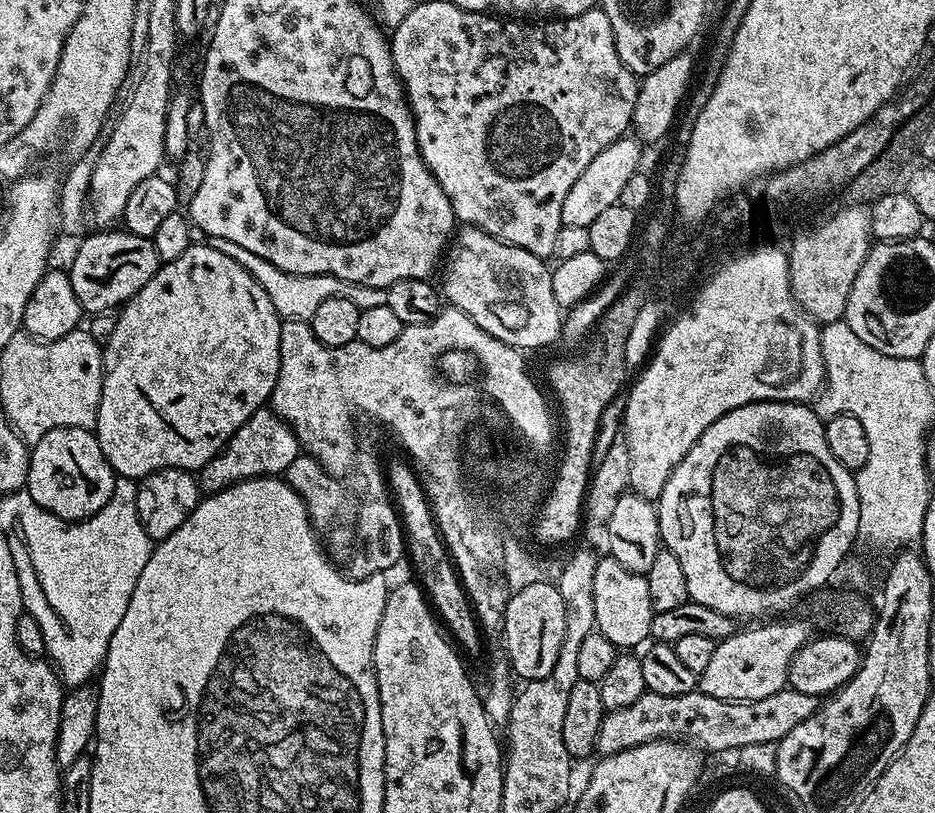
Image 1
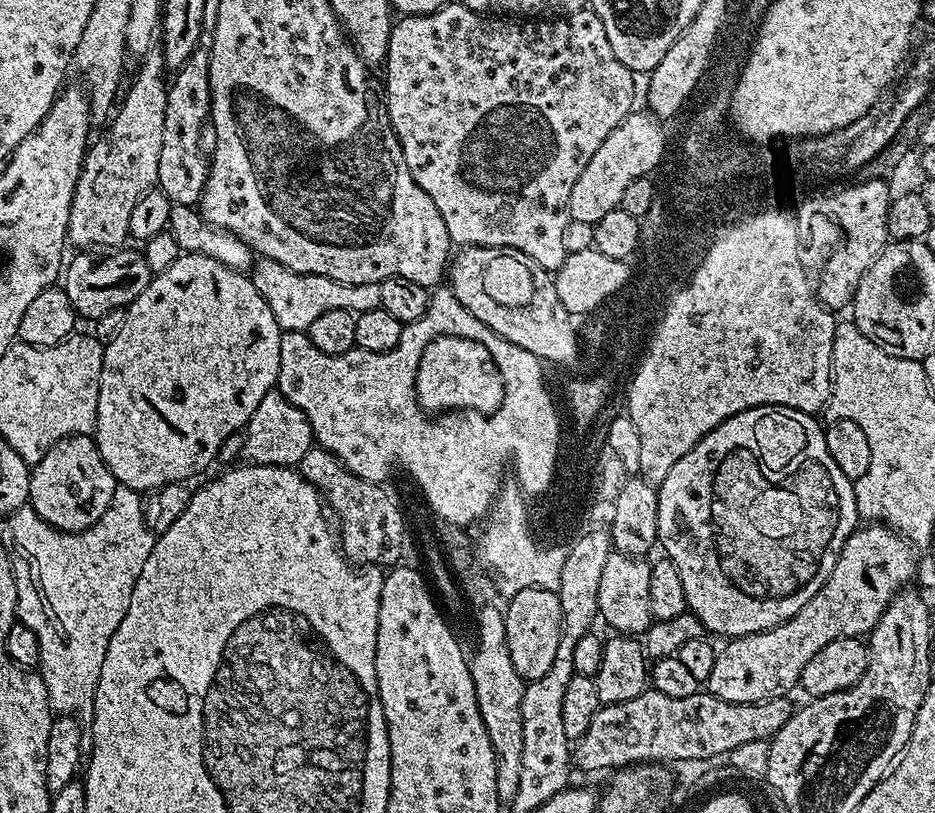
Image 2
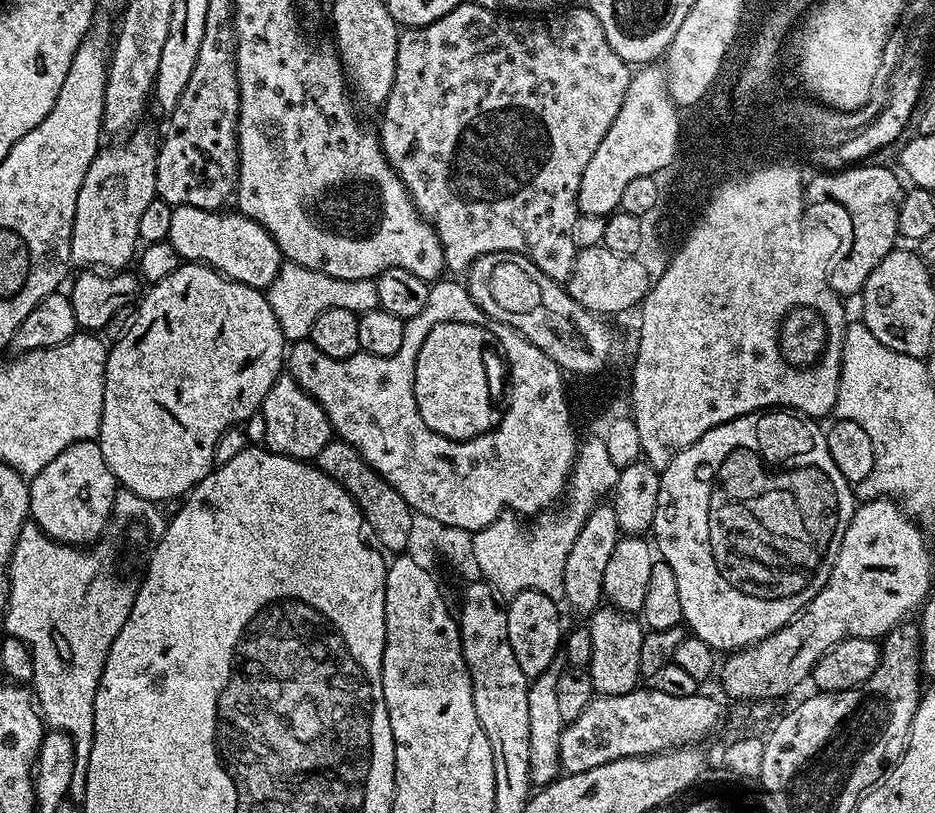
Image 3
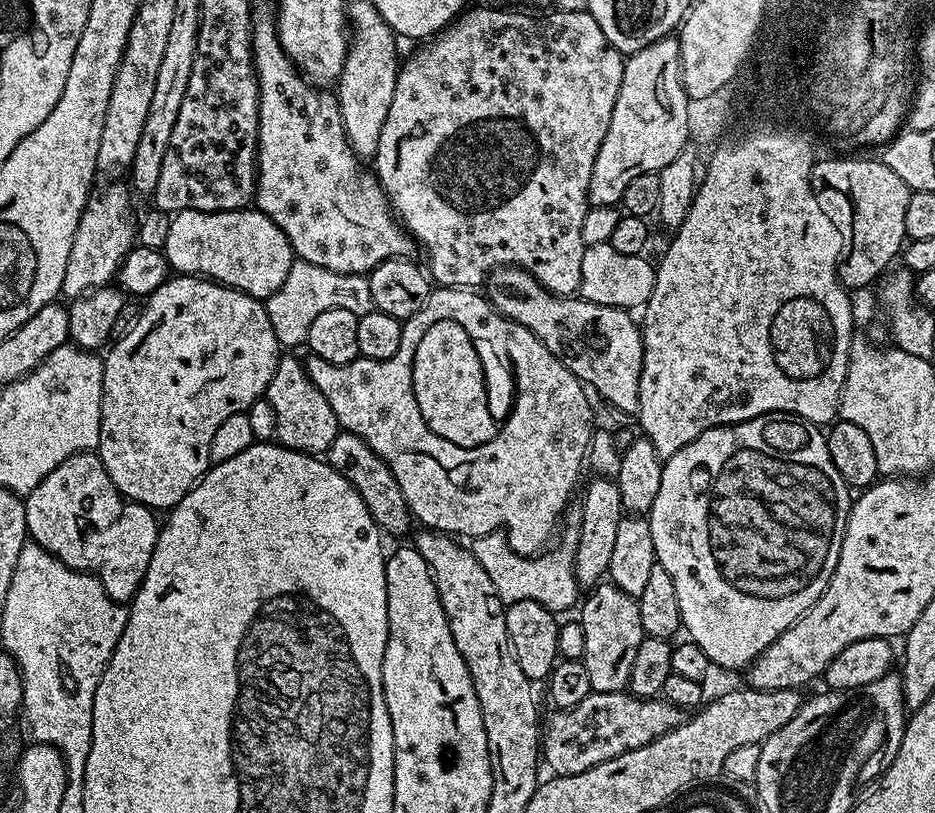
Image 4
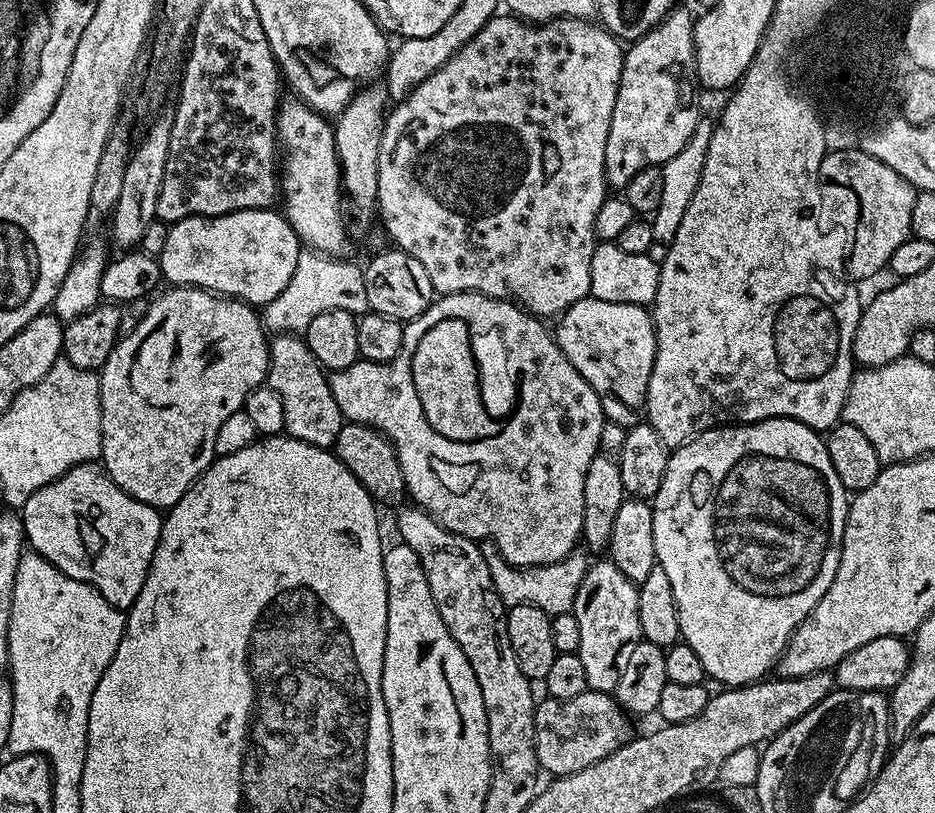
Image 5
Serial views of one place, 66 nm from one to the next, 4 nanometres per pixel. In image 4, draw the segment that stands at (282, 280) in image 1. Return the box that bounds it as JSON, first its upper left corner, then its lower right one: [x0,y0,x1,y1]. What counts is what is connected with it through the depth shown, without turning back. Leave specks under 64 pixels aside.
[265,259,375,347]

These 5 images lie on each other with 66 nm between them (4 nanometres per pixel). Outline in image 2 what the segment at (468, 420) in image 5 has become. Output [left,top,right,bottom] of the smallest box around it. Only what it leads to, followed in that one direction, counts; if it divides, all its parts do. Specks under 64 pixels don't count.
[420,332,500,420]

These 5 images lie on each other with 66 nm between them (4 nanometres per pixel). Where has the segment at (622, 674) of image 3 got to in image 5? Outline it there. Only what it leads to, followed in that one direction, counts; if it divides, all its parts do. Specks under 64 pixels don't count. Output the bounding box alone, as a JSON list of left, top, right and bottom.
[572,558,642,693]

